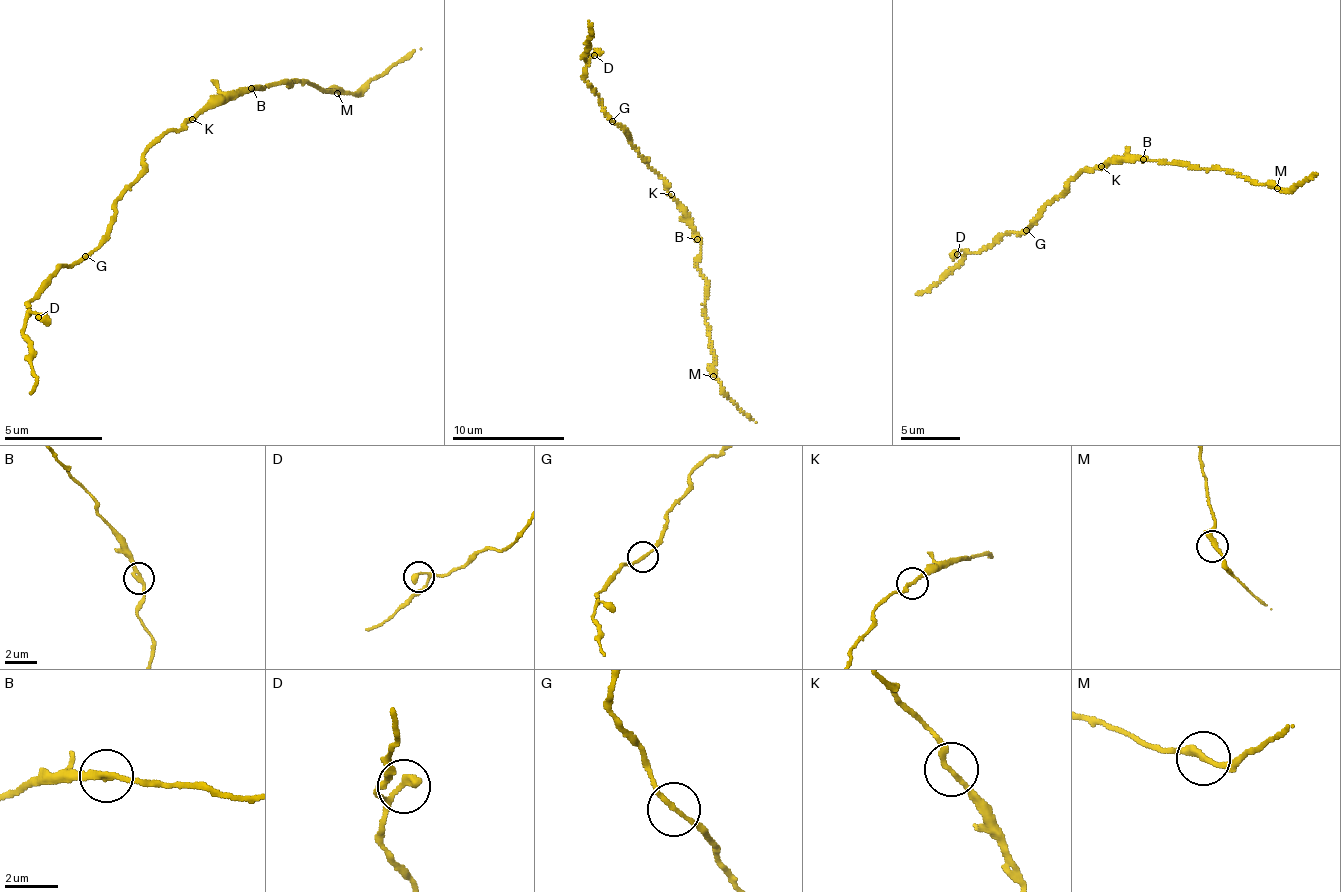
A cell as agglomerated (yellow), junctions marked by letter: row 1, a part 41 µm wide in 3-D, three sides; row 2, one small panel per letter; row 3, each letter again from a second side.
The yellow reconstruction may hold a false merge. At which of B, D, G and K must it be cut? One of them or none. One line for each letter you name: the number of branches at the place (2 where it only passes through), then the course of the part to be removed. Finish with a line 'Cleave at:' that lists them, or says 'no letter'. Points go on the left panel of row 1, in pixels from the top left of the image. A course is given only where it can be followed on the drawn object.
Cleave at: no letter

